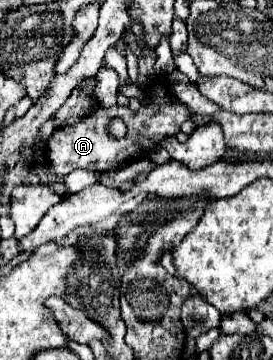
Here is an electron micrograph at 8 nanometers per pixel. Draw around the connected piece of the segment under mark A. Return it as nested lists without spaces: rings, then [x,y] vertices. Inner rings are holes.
[[[167,84],[150,86],[147,89],[146,98],[141,103],[139,111],[133,111],[133,109],[123,107],[123,105],[113,105],[113,107],[97,105],[87,115],[79,117],[73,125],[65,125],[65,127],[55,129],[55,133],[47,141],[49,157],[45,157],[45,159],[49,159],[49,163],[53,165],[53,169],[59,177],[71,173],[77,167],[105,173],[105,171],[121,167],[125,163],[125,159],[139,157],[139,151],[149,153],[163,139],[177,135],[183,121],[195,117],[195,113],[185,103],[181,103],[179,99],[175,99],[170,94]],[[115,115],[119,115],[127,123],[127,135],[123,139],[115,139],[115,137],[109,137],[105,133],[109,119]]]

